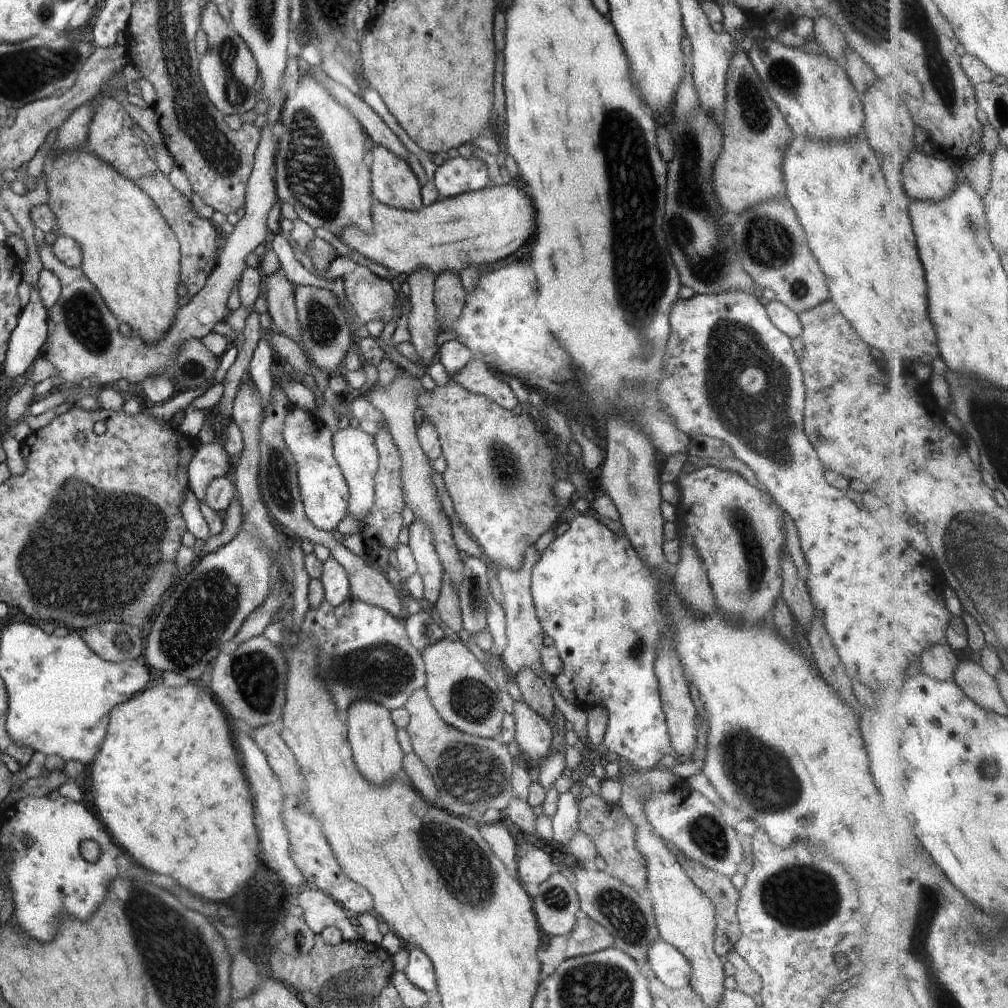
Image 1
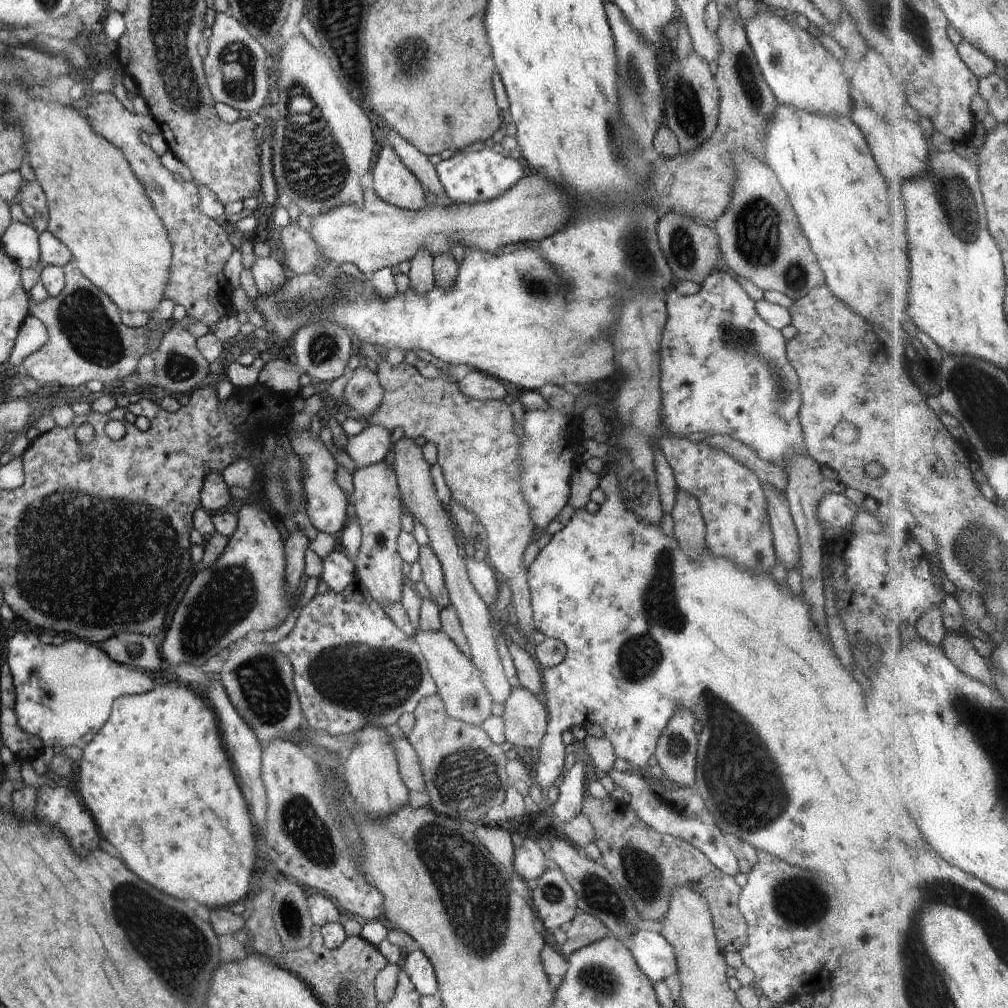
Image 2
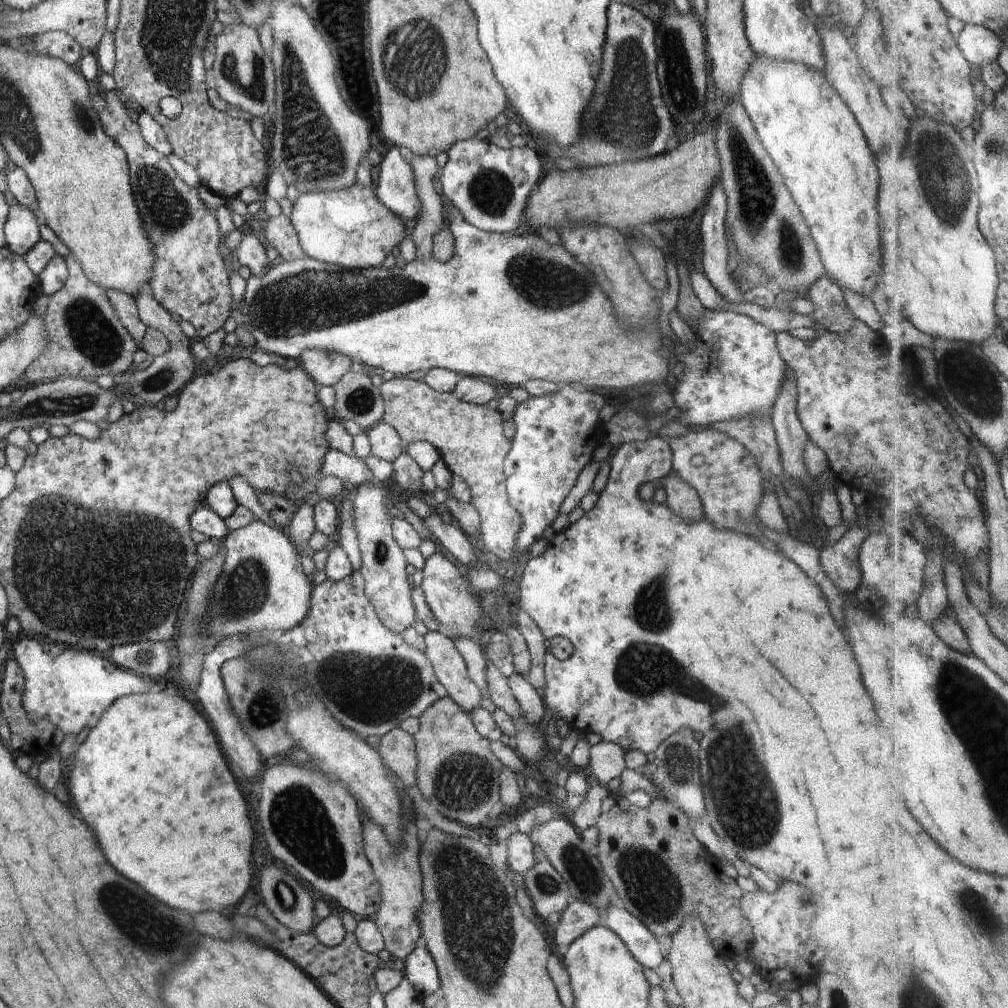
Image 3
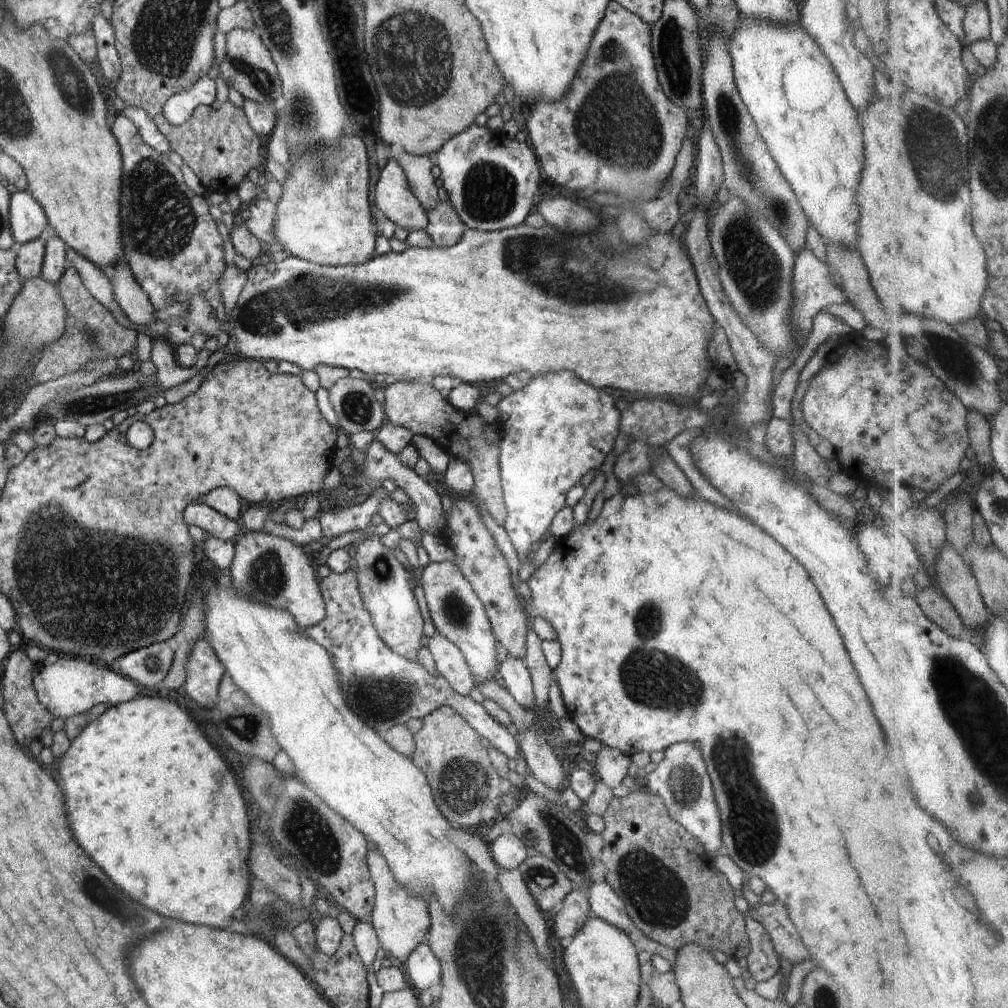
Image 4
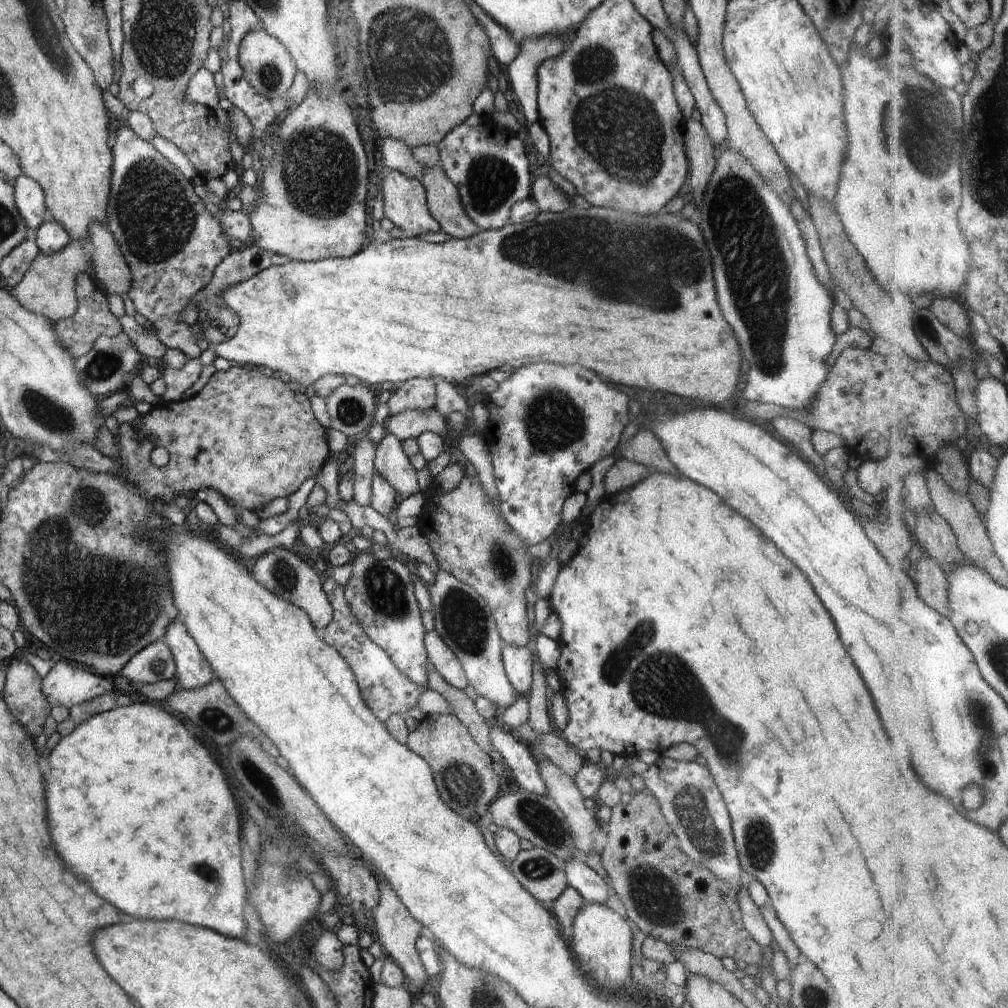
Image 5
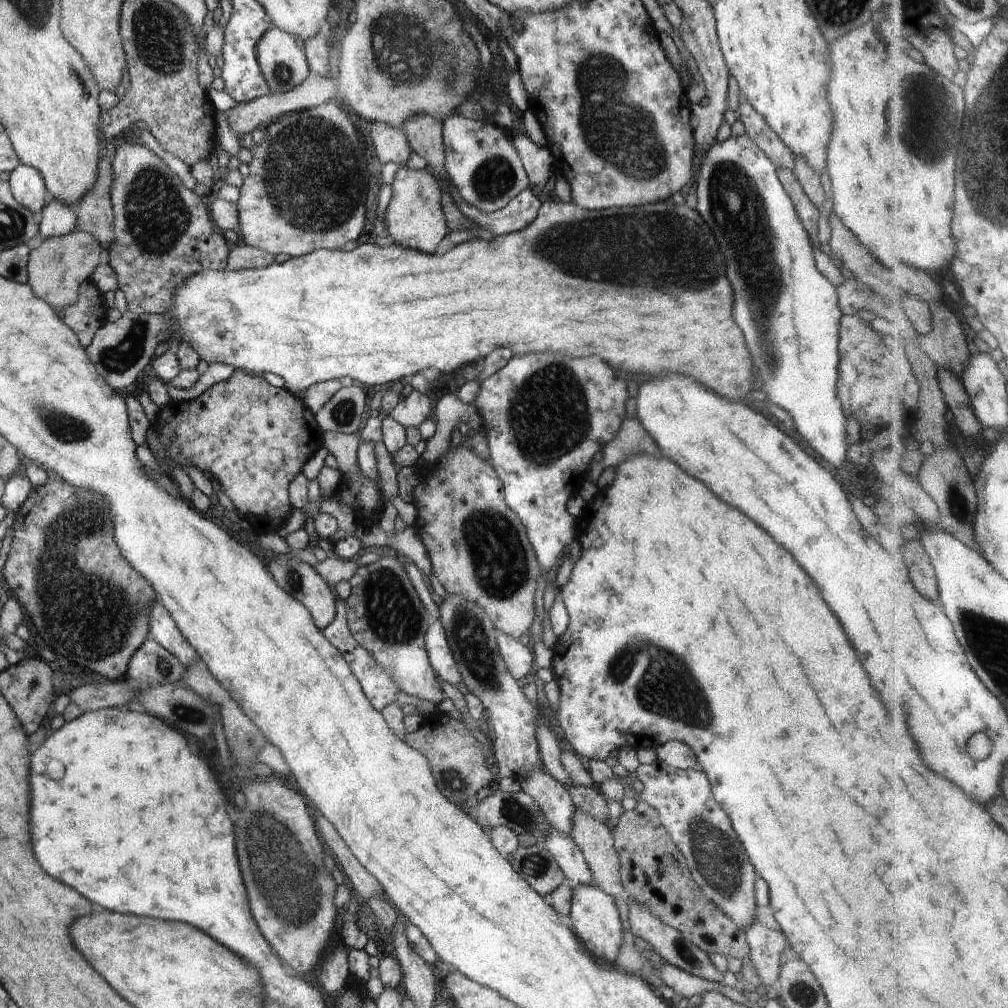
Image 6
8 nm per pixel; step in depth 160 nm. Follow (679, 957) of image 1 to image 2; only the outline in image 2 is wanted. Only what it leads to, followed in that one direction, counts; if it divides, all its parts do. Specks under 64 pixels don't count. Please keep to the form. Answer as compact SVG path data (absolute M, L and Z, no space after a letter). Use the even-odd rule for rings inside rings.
M638 929L628 940L637 965L652 983L677 972L674 949L660 933Z

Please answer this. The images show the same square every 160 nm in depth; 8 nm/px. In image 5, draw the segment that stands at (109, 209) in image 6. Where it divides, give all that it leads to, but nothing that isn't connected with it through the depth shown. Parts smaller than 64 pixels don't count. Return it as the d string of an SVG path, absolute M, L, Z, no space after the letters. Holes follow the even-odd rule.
M106 222L90 225L89 246L96 278L104 286L106 294L128 294L131 289L131 270Z

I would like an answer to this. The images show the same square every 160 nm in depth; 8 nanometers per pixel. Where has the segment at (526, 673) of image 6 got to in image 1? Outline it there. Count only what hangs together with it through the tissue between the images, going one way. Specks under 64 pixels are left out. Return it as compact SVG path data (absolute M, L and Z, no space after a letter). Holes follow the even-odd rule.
M524 700L515 701L512 716L515 718L515 740L520 751L526 752L537 762L548 757L553 751L550 723L536 714Z

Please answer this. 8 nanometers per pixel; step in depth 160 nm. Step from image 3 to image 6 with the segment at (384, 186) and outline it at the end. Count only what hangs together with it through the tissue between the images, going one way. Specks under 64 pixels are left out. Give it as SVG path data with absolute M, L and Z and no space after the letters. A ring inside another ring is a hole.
M398 167L391 187L392 196L385 213L388 234L403 247L434 254L448 232L440 207L441 188L437 180L426 169Z

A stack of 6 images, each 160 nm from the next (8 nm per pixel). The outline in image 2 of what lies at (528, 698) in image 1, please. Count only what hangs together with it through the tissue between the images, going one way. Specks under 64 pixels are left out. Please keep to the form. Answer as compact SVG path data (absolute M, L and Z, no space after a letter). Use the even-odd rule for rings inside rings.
M516 643L509 644L509 652L520 682L520 687L529 690L539 699L543 698L543 680L541 667Z

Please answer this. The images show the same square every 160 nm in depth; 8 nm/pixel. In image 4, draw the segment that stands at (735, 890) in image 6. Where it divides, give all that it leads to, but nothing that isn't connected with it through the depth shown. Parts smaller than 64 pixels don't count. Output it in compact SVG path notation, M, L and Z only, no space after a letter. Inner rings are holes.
M682 741L664 749L665 757L656 769L646 774L646 790L660 796L669 815L681 824L714 858L724 852L721 839L721 820L714 789L699 749L692 743Z

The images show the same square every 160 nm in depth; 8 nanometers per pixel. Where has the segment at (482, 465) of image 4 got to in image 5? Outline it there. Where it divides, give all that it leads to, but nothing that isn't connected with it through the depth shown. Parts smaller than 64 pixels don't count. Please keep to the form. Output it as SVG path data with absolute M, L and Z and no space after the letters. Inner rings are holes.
M432 379L405 380L394 390L387 401L389 414L394 416L406 411L428 411L435 408L436 385Z

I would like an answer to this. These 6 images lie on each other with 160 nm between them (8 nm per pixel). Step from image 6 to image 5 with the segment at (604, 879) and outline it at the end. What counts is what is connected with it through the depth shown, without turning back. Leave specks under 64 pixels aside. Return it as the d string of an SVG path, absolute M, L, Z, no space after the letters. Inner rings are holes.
M541 760L538 766L547 794L564 813L581 856L585 857L590 852L601 850L592 836L592 832L600 824L594 810L584 805L585 798L576 783L551 760Z

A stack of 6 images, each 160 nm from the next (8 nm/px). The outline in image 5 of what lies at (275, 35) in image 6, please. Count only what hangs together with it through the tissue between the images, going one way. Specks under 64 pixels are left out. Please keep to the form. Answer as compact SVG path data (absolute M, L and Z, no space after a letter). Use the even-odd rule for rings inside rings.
M263 28L247 32L239 46L239 65L252 88L263 97L271 100L287 94L292 82L297 79L298 71L290 53Z

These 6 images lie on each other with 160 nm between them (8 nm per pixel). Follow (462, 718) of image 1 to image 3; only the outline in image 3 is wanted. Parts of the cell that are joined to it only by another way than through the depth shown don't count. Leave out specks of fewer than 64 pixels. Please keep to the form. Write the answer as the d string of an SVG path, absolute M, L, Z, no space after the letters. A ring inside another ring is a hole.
M429 631L423 638L426 646L424 654L440 684L448 690L448 697L463 712L481 708L482 692L470 679L466 664L452 639L440 631Z

